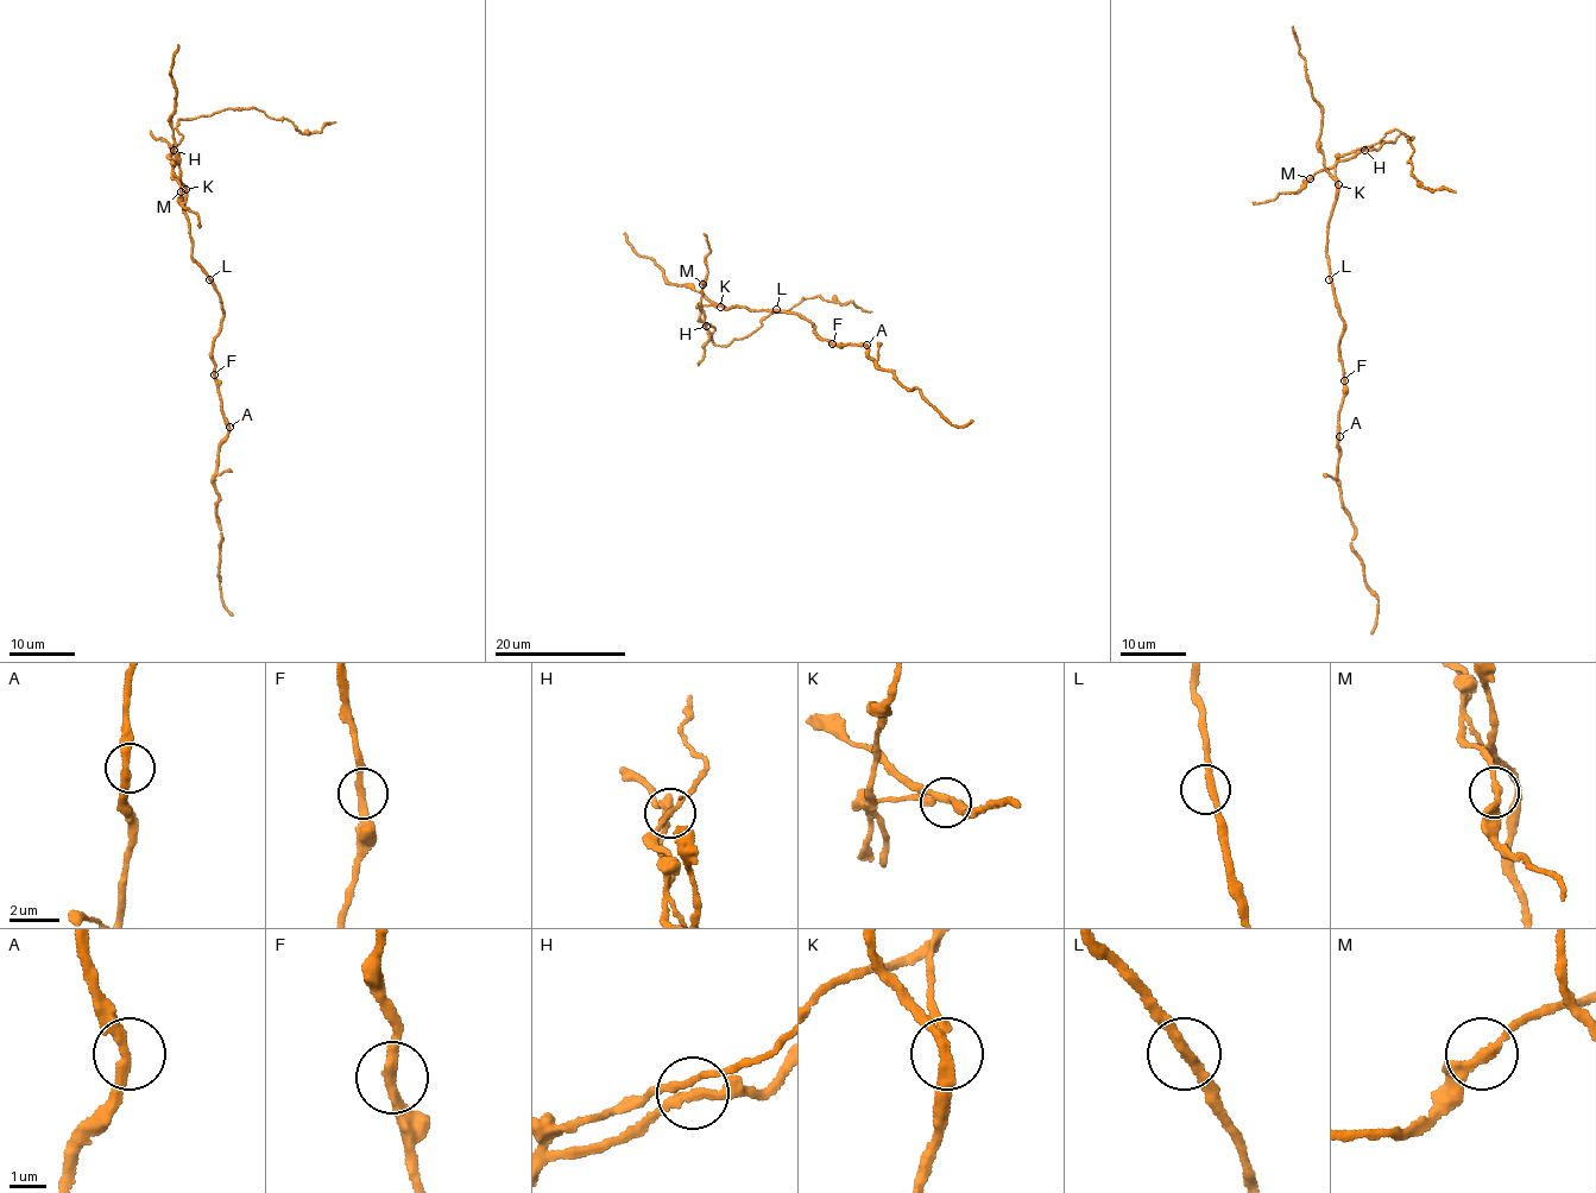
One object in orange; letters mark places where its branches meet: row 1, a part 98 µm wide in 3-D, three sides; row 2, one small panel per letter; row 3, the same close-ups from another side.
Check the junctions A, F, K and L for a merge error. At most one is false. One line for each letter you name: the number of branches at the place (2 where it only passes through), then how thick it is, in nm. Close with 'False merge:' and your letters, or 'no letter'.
K: 2 | 300 nm
False merge: K

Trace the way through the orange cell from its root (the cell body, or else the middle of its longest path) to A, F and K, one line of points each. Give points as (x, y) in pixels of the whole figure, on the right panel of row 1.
A: (1331, 278), (1343, 322), (1339, 343), (1344, 396), (1339, 436)
F: (1331, 278), (1343, 322), (1339, 346), (1344, 380)
K: (1331, 278), (1326, 254), (1329, 219), (1337, 184)

